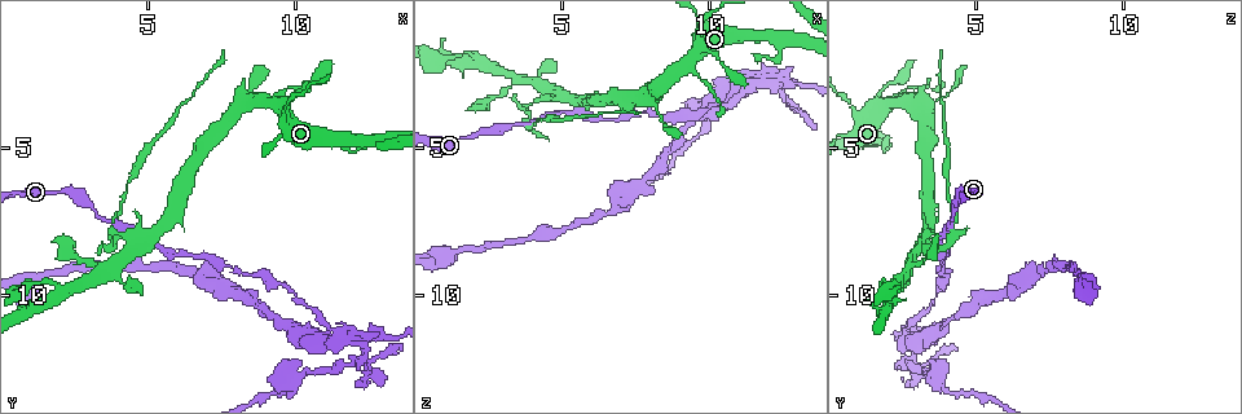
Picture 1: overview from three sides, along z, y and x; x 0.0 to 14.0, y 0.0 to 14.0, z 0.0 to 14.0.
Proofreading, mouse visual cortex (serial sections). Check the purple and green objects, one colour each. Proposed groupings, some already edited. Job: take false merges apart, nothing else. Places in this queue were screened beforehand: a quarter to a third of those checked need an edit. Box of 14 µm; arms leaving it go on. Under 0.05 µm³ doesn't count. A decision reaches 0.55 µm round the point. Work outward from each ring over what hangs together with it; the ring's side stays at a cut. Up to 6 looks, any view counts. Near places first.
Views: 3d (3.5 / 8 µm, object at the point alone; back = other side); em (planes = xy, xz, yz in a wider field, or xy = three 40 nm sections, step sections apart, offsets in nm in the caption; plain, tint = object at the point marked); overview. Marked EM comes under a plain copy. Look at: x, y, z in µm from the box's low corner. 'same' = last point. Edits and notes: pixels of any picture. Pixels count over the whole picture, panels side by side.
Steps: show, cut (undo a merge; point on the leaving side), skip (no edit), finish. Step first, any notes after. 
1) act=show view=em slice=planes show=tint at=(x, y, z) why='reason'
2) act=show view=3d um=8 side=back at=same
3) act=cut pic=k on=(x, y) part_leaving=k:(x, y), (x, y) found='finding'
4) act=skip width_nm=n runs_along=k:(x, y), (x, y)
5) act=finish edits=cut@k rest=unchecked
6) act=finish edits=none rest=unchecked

act=show view=3d um=3.5 side=back at=(5.0, 8.1, 3.3) why='three-way junction'

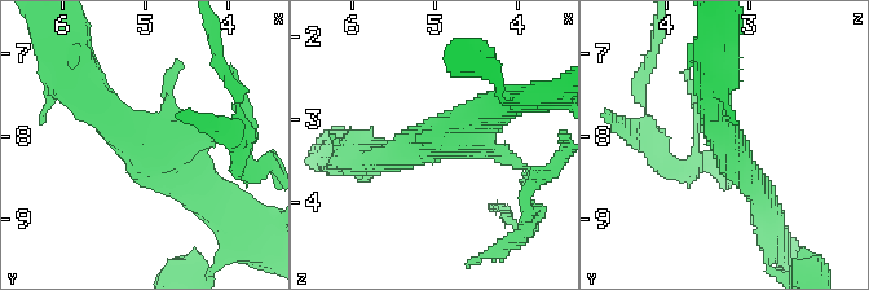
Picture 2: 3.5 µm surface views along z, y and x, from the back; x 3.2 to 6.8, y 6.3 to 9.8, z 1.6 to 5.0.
act=show view=em slice=xy step=2 show=tint at=(5.05, 8.05, 3.30)

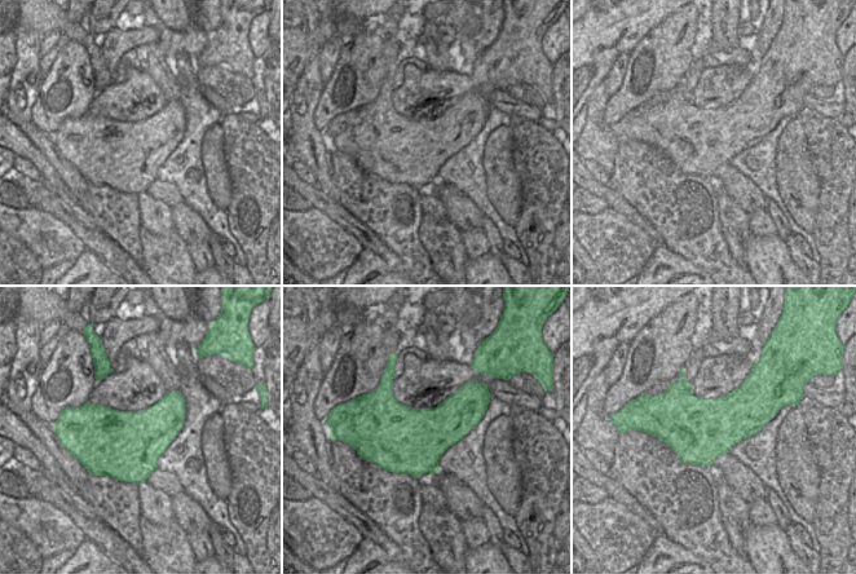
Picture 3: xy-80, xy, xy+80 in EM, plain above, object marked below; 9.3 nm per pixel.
act=skip runs_along=2:(71, 80), (198, 192) found='one cell here'

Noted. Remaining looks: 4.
act=show view=3d um=3.5 side=back at=(2.6, 8.8, 3.3) why='abrupt turn'

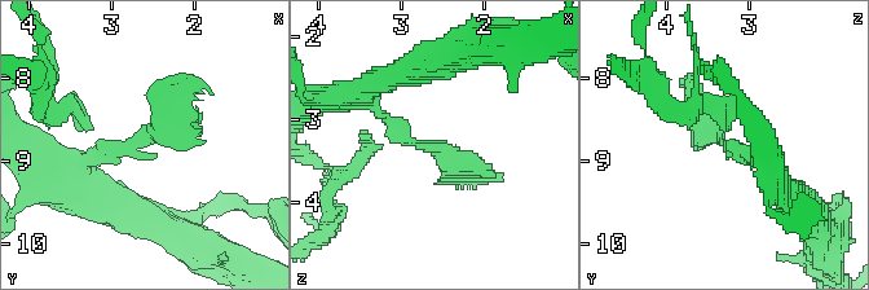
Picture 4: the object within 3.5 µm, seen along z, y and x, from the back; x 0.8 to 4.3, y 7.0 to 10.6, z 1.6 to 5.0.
act=show view=em slice=xy step=2 show=tint at=(2.60, 8.75, 3.30) arm_widths_nm=150,300

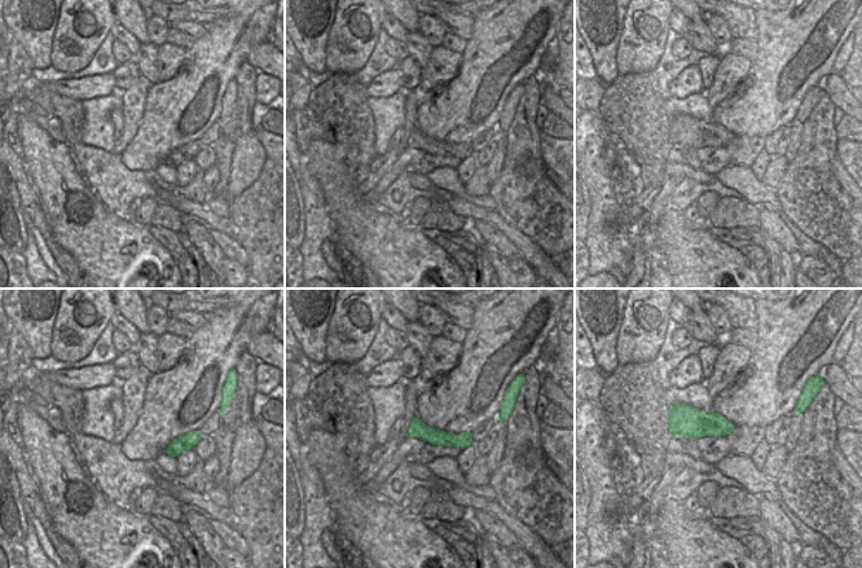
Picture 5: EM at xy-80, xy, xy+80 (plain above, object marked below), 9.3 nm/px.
act=cut pic=4 on=(164, 139) part_leaving=4:(127, 145), (182, 109), (151, 86) found='a second cell is stuck on'

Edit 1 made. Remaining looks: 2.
act=finish edits=cut@4 rest=unchecked

